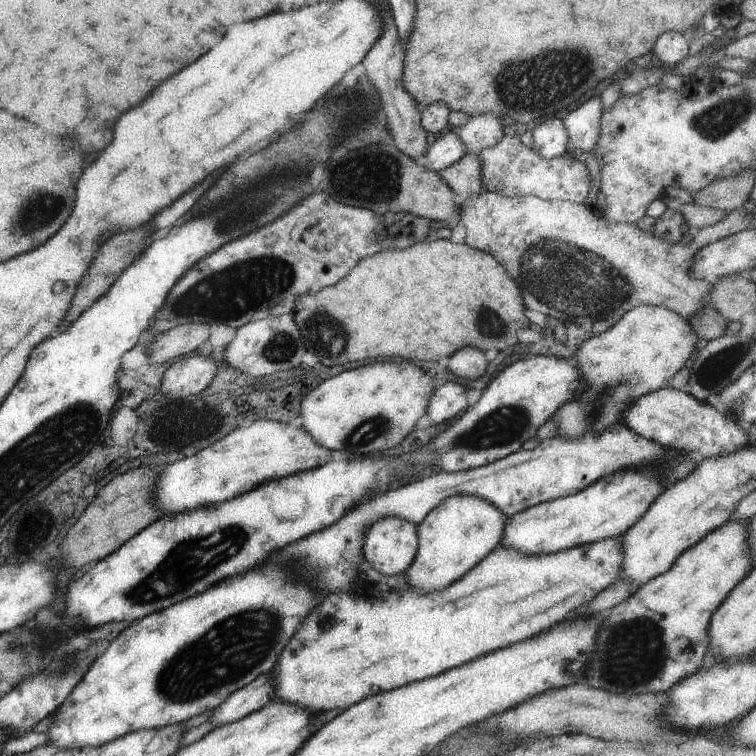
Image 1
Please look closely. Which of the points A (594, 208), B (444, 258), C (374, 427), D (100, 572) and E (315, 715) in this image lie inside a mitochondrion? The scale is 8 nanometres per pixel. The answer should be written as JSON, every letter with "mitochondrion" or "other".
{"A":"other","B":"other","C":"mitochondrion","D":"other","E":"other"}

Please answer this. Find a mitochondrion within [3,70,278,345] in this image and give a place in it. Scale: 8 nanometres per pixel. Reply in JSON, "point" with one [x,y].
{"point":[44,208]}

